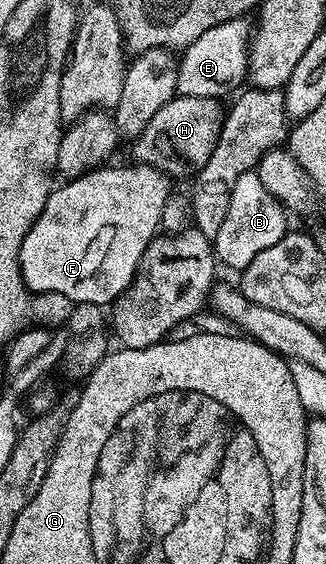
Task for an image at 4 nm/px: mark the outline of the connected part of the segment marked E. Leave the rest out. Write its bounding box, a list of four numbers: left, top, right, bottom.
[177,18,252,100]

